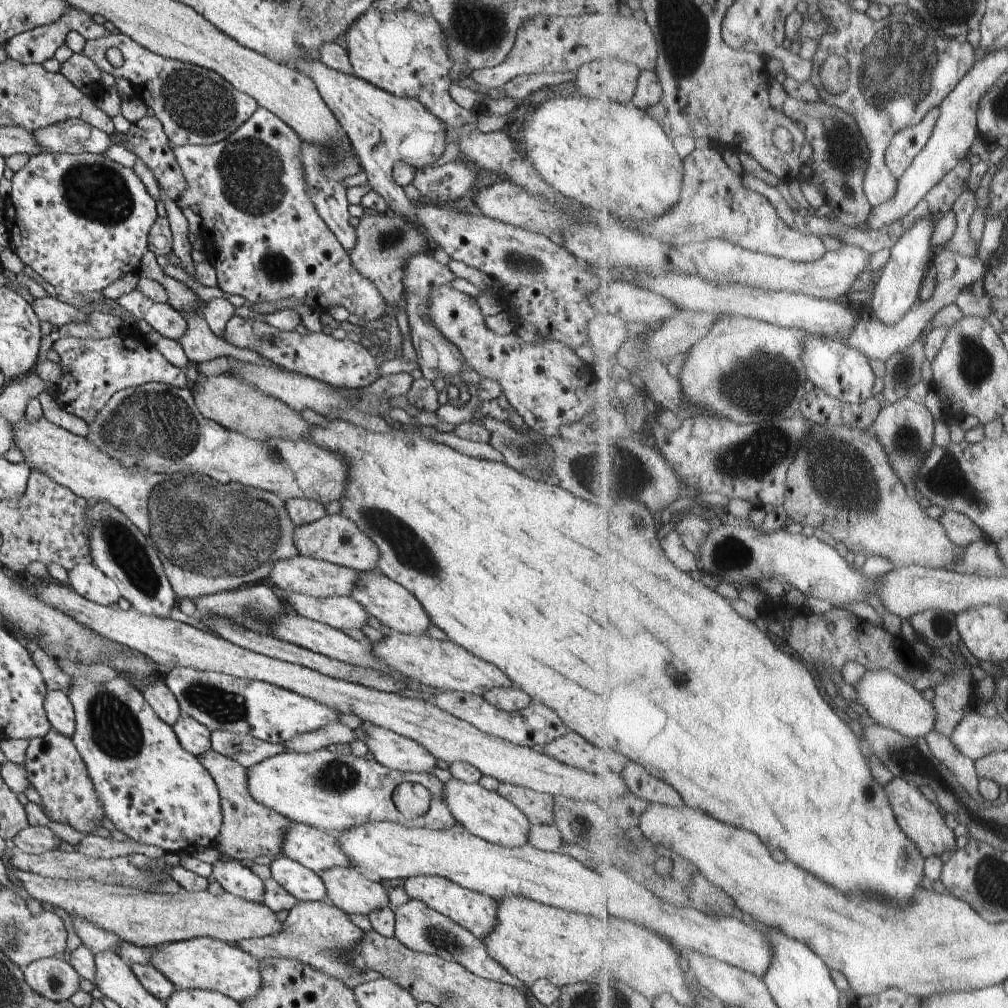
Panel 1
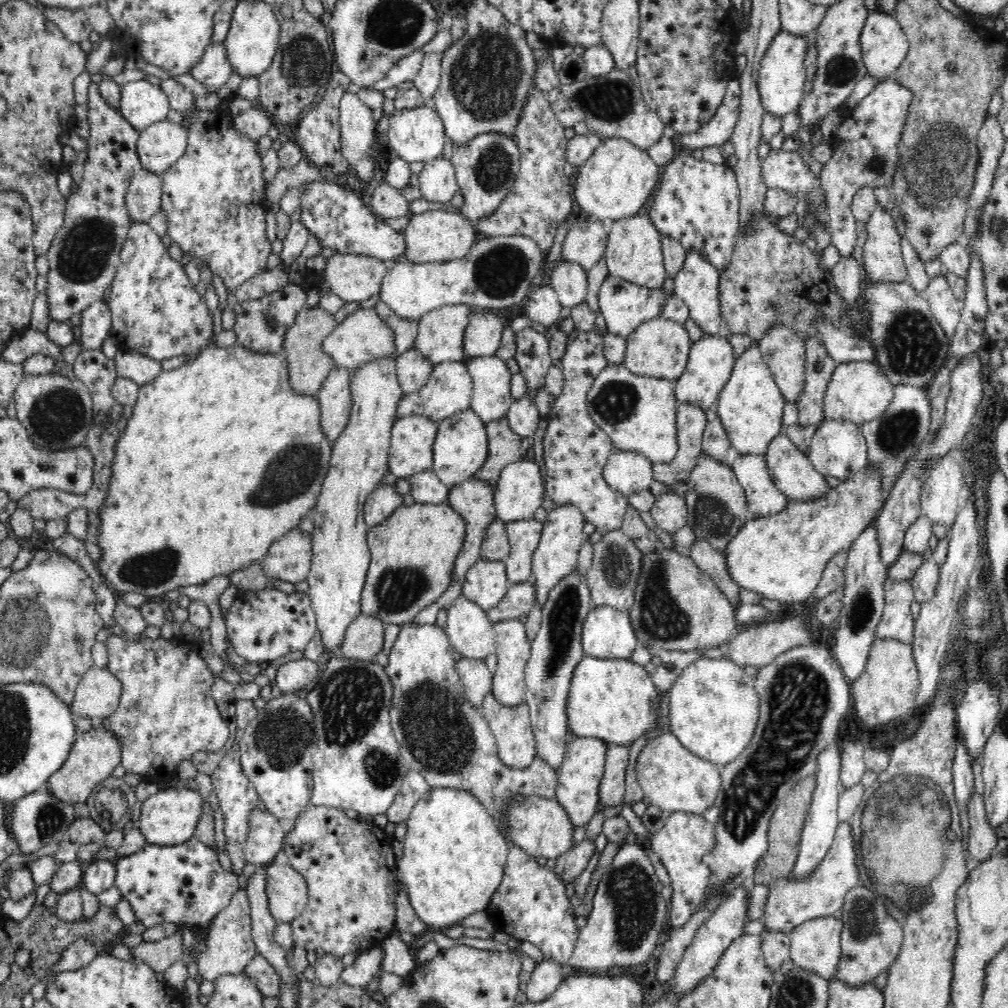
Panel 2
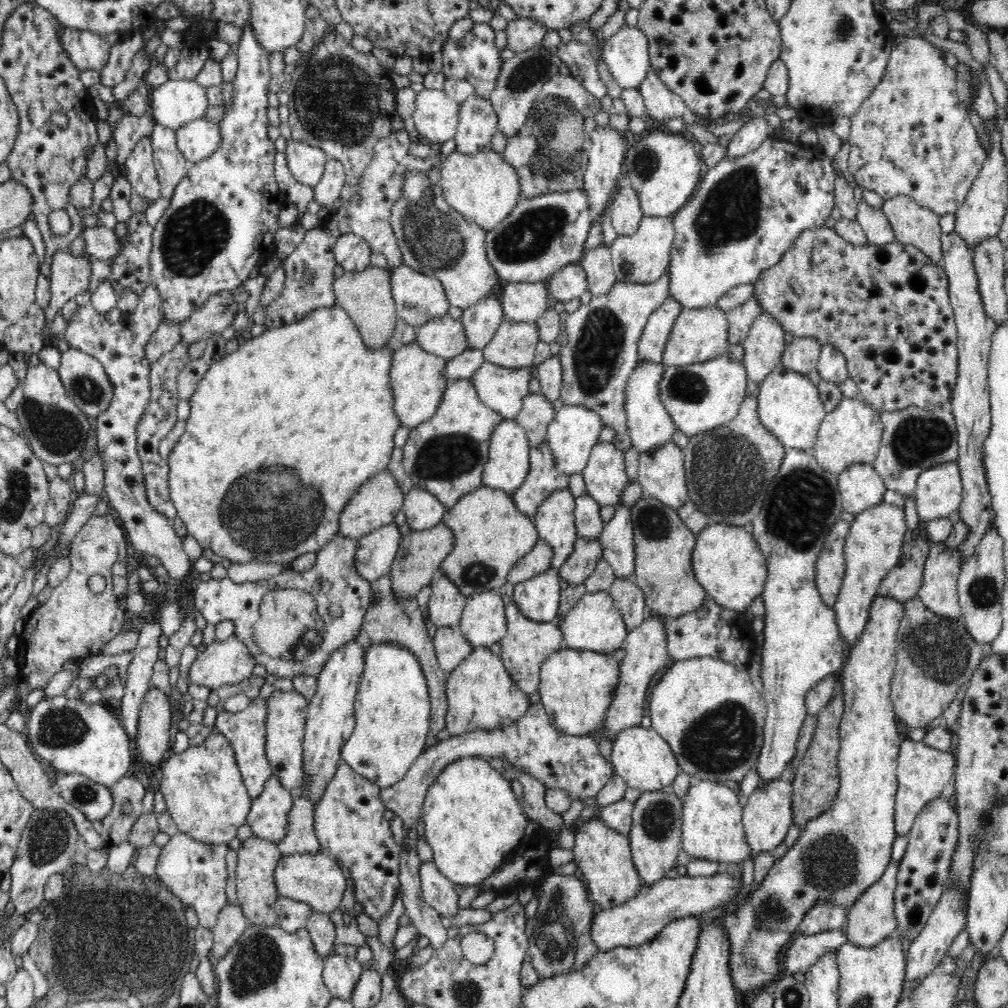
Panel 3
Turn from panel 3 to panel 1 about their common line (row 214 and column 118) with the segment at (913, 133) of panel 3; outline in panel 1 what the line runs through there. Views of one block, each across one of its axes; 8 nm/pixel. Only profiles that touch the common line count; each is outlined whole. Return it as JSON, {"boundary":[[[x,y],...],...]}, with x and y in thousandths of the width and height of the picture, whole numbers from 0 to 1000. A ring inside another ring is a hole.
{"boundary":[[[70,909],[73,916],[73,925],[79,930],[81,937],[90,942],[92,947],[105,944],[115,944],[115,938],[121,936],[120,931],[113,926],[104,924],[89,914],[76,909]]]}

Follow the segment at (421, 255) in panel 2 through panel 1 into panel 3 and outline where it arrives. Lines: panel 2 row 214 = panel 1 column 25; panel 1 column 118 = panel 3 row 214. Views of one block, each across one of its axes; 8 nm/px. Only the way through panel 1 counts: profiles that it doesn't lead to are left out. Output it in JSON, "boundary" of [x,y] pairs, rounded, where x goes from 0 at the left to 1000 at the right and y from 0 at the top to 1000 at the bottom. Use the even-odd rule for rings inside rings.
{"boundary":[[[486,145],[470,153],[458,153],[451,149],[438,156],[437,165],[435,185],[441,199],[460,214],[460,217],[476,223],[481,229],[492,226],[502,214],[506,214],[512,202],[519,196],[512,168],[500,159],[498,152],[491,151]]]}

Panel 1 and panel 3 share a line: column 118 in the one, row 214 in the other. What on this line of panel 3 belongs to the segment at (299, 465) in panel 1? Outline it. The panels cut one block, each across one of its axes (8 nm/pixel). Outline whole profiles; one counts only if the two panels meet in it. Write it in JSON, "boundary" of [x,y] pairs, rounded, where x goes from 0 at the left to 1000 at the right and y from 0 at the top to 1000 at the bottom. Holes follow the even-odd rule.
{"boundary":[[[405,170],[402,173],[397,196],[388,206],[388,225],[401,262],[412,270],[435,277],[447,304],[458,308],[470,304],[483,297],[494,282],[495,273],[482,252],[482,229],[450,208],[441,199],[437,185],[429,183],[424,172]]]}

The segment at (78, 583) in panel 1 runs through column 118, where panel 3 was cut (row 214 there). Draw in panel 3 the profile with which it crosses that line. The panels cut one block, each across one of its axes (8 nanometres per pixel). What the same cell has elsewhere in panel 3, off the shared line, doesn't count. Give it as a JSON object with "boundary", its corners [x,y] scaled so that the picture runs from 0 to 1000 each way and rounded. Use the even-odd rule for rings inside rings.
{"boundary":[[[604,123],[597,126],[591,126],[587,130],[587,135],[584,135],[584,158],[579,171],[579,185],[577,188],[583,193],[583,209],[585,209],[585,222],[588,223],[593,214],[599,209],[599,202],[603,199],[605,188],[611,181],[611,177],[619,174],[617,169],[617,161],[621,155],[621,143],[617,132],[605,126]]]}

